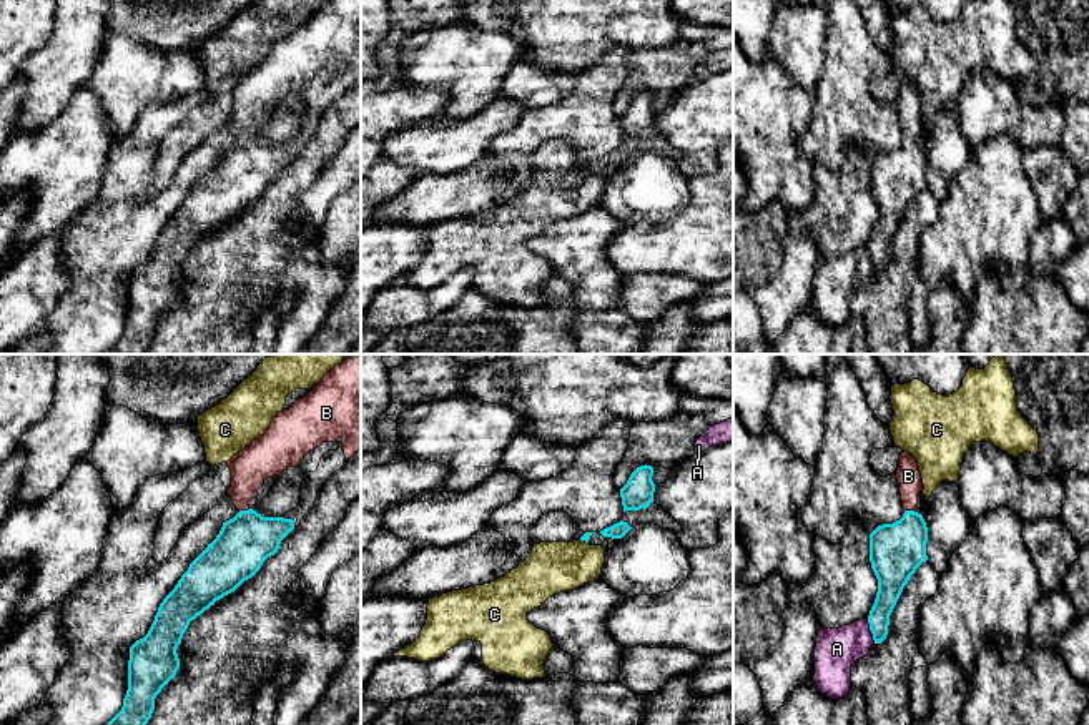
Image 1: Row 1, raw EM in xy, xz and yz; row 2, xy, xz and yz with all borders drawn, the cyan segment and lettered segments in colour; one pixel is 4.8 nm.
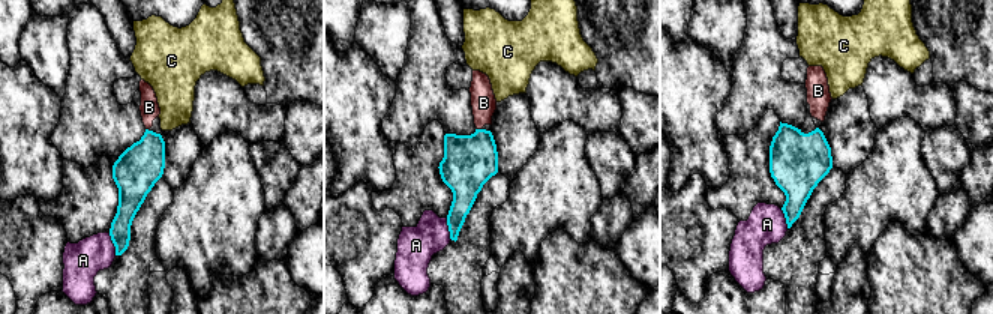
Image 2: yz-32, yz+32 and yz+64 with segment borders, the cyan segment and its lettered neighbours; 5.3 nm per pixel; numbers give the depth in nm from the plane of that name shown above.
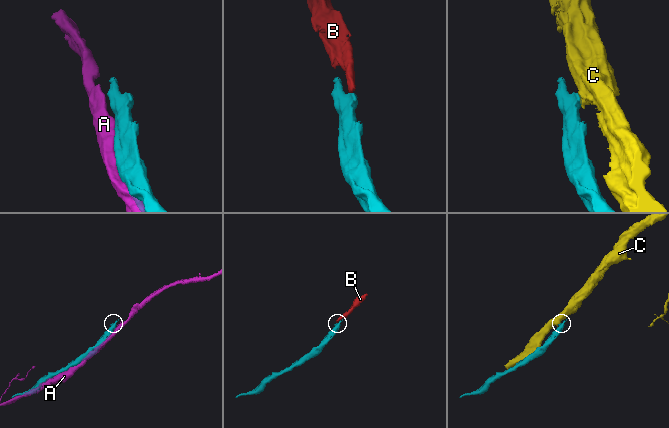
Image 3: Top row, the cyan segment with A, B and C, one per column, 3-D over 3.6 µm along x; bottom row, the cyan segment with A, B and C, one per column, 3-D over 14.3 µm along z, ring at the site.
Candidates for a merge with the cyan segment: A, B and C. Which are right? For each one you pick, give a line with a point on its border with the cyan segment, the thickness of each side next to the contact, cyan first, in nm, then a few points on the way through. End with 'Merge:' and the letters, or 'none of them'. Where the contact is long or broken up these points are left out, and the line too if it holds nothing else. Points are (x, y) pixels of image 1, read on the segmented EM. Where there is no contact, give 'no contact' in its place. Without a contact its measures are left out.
B: meets cyan in xy at (243, 511); 260 nm thick on the cyan side, 190 nm on the other; runs through xy (248, 539), (243, 511), (245, 479), (256, 463)
Merge: B

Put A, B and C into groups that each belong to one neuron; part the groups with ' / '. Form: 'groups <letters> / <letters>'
groups A / B / C

